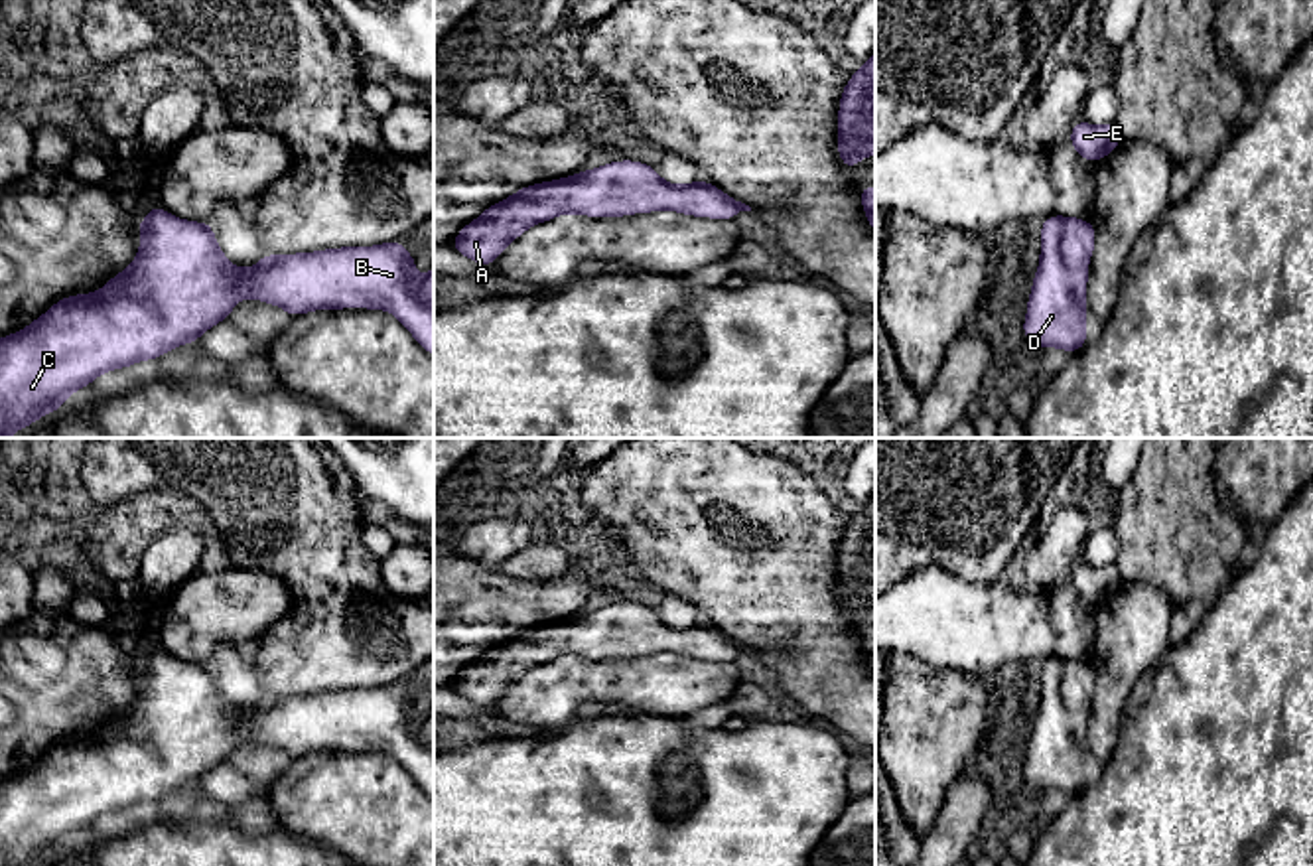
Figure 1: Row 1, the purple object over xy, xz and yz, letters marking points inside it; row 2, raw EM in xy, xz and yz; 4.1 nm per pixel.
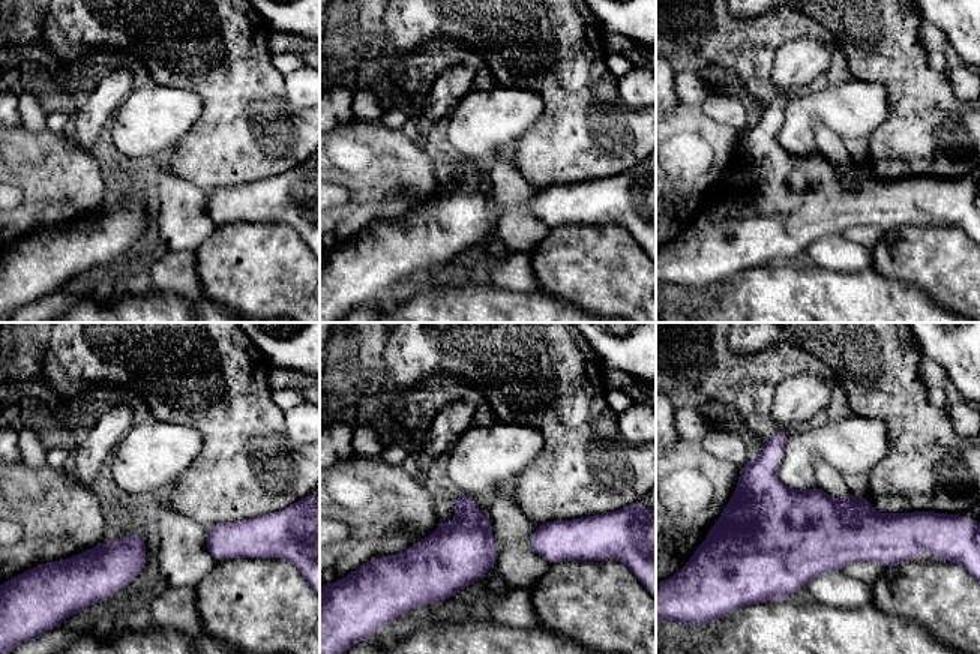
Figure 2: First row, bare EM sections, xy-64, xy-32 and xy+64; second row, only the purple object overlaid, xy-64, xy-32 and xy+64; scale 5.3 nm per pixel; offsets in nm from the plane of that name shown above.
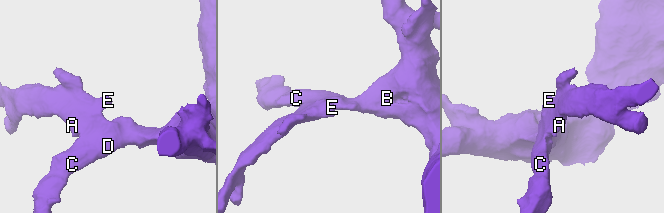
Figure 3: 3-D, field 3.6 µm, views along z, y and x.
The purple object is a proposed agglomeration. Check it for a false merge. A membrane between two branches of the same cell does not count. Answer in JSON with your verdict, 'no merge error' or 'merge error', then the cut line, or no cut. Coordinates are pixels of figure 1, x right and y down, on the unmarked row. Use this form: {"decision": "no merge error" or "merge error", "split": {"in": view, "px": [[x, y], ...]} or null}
{"decision": "no merge error", "split": null}

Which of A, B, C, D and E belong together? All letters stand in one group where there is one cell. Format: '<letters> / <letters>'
A B C D E

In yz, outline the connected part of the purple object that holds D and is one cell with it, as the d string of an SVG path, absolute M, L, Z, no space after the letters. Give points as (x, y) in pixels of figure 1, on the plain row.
M1051 657L1041 667L1039 710L1023 761L1025 781L1074 795L1086 787L1086 724L1096 673L1088 661Z

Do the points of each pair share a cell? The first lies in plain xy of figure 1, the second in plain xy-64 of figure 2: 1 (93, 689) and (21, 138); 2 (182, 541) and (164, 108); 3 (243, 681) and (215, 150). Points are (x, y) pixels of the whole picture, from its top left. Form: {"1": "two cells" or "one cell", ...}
{"1": "one cell", "2": "two cells", "3": "two cells"}

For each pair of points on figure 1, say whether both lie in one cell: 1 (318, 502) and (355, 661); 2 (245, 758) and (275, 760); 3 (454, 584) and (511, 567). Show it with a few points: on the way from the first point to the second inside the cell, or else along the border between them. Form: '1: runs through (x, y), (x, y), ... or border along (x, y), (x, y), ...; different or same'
1: runs through (304, 541), (304, 590), (316, 622); same
2: runs through (253, 760), (267, 760); same
3: border along (497, 571), (517, 578), (545, 580); different

